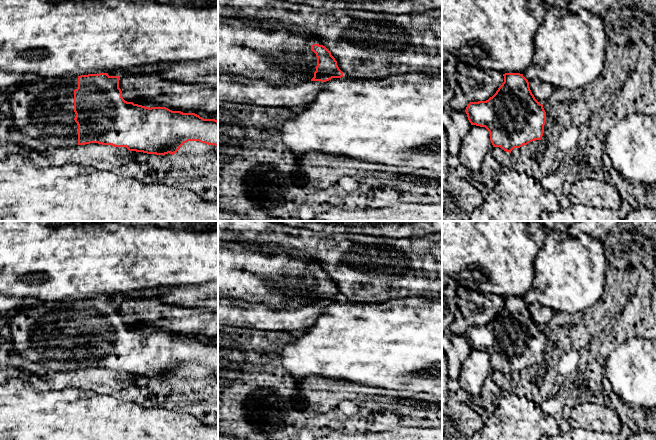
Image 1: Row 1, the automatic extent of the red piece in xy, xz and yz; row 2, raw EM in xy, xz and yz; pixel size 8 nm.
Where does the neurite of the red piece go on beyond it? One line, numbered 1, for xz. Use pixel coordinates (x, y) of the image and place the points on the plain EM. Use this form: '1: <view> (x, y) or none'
1: none

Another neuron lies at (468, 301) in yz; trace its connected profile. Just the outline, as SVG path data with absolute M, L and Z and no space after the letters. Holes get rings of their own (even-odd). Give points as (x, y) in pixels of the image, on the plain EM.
M457 286L456 294L459 316L449 330L457 335L465 335L470 326L488 324L504 306L503 298L494 294L482 294L462 286Z

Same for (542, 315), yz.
M538 303L528 304L529 311L535 323L544 328L553 318L554 311Z

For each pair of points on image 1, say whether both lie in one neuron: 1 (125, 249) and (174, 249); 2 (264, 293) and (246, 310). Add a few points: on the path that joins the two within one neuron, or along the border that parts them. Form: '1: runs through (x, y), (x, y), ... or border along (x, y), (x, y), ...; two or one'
1: runs through (137, 249), (162, 249); one
2: border along (230, 299), (263, 303), (276, 308); two

